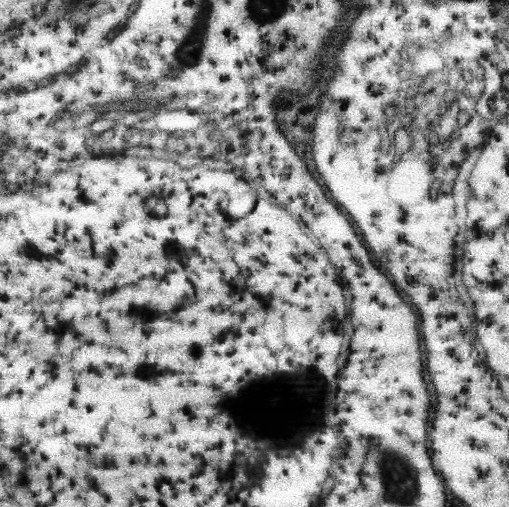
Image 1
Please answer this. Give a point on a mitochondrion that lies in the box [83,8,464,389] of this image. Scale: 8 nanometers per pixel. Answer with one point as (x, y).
(188, 54)

